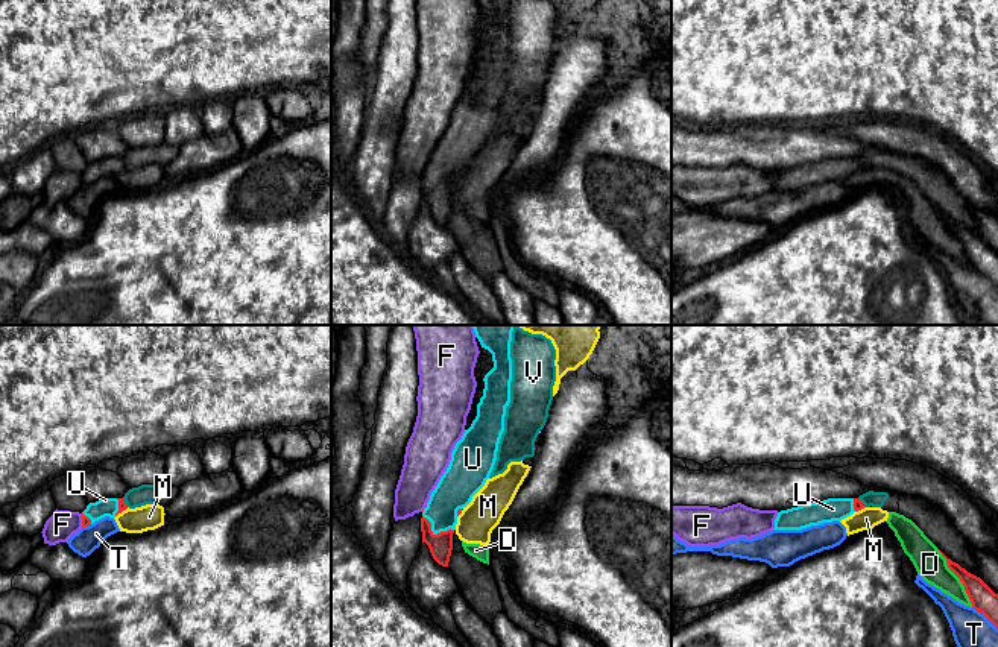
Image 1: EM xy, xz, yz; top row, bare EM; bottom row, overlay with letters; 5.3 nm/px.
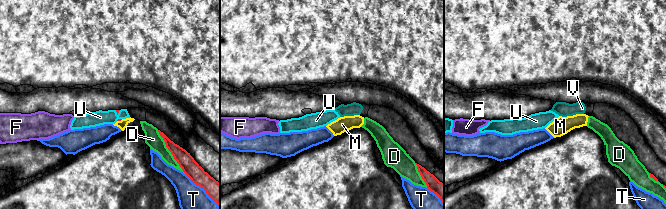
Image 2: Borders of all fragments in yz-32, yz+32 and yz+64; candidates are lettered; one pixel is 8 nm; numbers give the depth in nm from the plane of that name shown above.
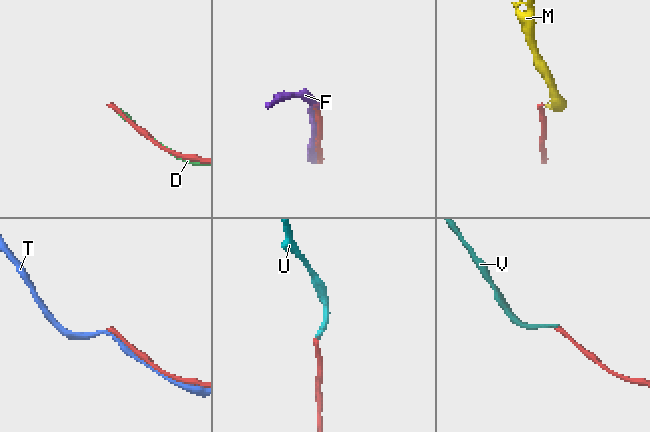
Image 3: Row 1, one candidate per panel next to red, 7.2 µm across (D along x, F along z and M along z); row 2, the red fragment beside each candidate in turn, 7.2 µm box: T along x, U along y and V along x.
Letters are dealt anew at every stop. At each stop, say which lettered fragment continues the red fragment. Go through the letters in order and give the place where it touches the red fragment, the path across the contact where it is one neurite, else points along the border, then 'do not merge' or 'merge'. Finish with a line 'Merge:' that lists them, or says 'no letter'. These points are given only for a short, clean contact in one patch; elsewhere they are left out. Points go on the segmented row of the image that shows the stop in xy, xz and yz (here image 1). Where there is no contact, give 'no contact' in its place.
D: contact yz (957, 576); do not merge
F: contact xy (82, 520); do not merge
M: contact xy (122, 511); border xy (128, 508), (116, 517); do not merge
T: contact yz (985, 615); do not merge
U: contact xz (435, 535); way xz (441, 544), (435, 535), (441, 511), (453, 492); merge
V: contact xy (125, 503); border xy (122, 498), (128, 506); do not merge
Merge: U

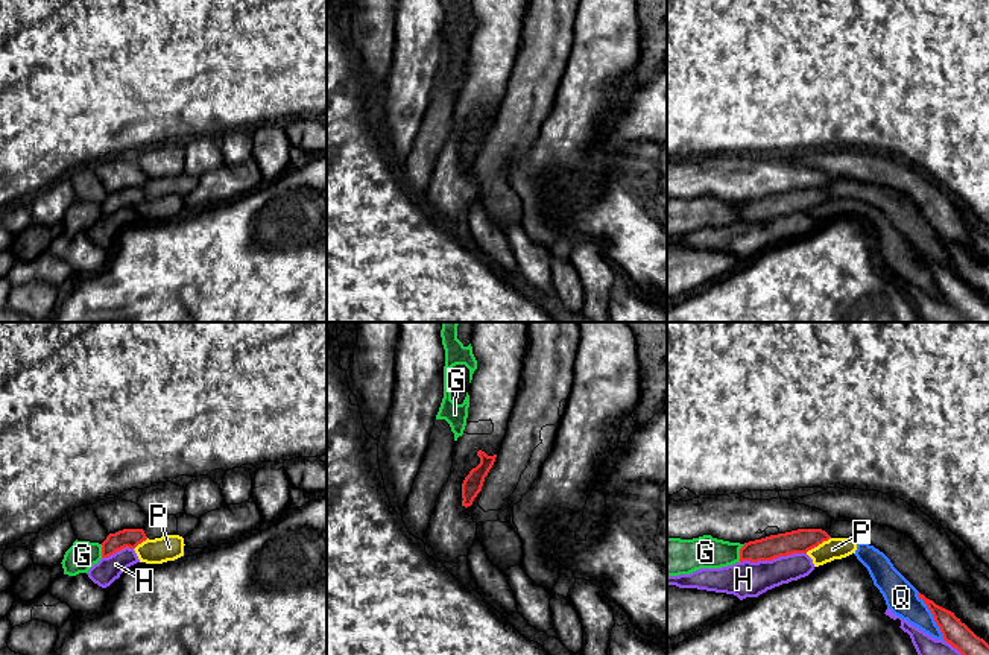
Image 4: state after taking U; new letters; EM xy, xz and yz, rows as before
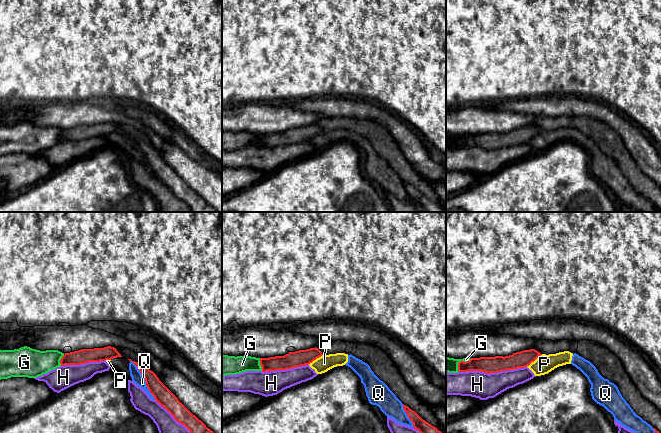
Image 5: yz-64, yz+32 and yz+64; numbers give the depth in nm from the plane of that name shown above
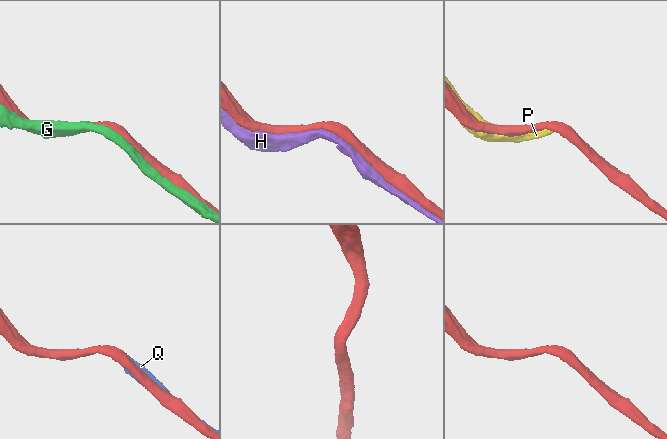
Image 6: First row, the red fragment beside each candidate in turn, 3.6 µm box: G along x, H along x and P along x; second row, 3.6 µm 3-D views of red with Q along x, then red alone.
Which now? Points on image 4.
G: contact yz (740, 553); do not merge
H: contact yz (772, 558); do not merge
P: contact yz (818, 544); do not merge
Q: contact yz (933, 616); do not merge
Merge: no letter

